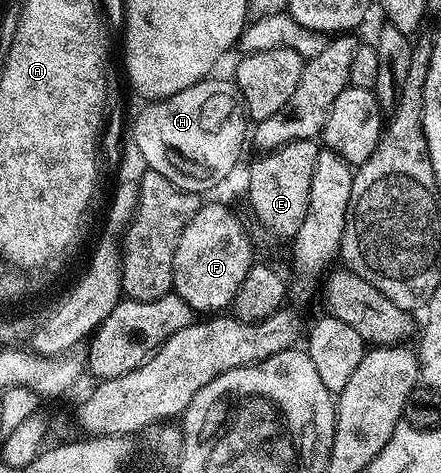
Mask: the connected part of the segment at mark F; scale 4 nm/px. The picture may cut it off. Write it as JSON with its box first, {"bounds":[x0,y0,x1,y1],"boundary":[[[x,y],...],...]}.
{"bounds":[173,203,253,313],"boundary":[[[211,203],[200,206],[199,212],[185,225],[181,237],[177,241],[177,249],[173,257],[173,291],[180,295],[191,306],[195,313],[219,313],[230,308],[235,299],[237,289],[241,289],[241,281],[245,281],[245,273],[253,265],[251,259],[251,239],[239,220],[235,211],[230,211],[223,203]]]}

